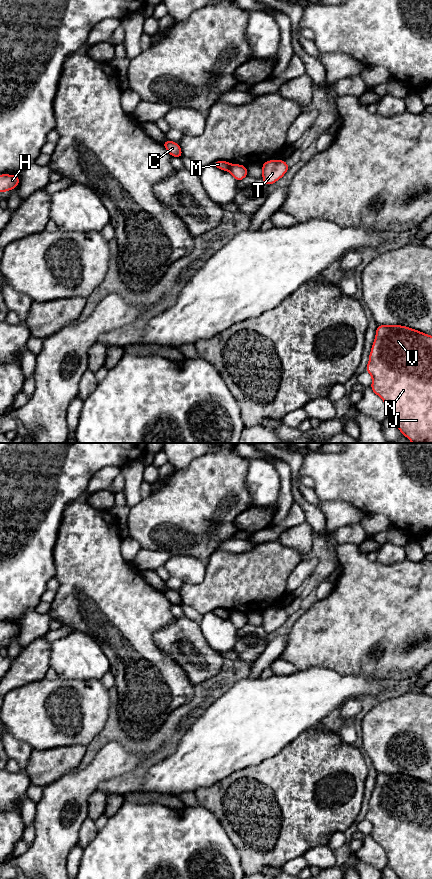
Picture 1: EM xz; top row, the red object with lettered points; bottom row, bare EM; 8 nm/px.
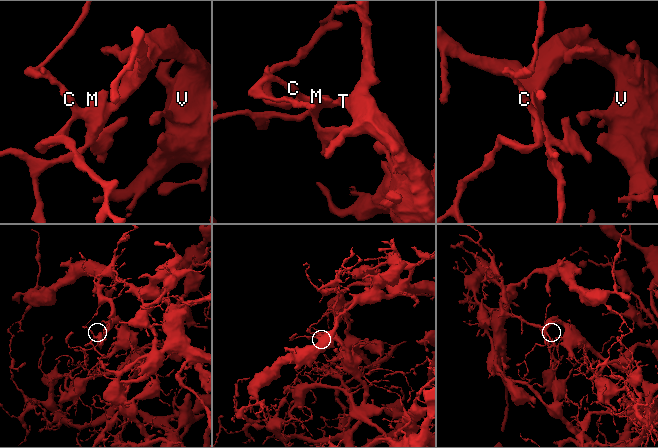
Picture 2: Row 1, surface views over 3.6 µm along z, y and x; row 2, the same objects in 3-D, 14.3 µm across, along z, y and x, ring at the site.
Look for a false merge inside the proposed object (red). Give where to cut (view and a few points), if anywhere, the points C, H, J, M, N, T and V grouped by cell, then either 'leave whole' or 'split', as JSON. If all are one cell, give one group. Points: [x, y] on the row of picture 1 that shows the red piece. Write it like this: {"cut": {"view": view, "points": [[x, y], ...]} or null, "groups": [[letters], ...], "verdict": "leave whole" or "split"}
{"cut": {"view": "xz", "points": [[230, 164], [227, 170]]}, "groups": [["C", "M"], ["H", "J", "N", "T", "V"]], "verdict": "split"}

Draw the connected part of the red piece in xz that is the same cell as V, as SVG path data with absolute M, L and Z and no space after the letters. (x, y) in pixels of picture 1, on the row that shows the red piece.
M378 325L366 371L372 377L370 388L386 404L388 418L398 427L402 435L407 437L412 443L432 443L432 336L402 325Z

